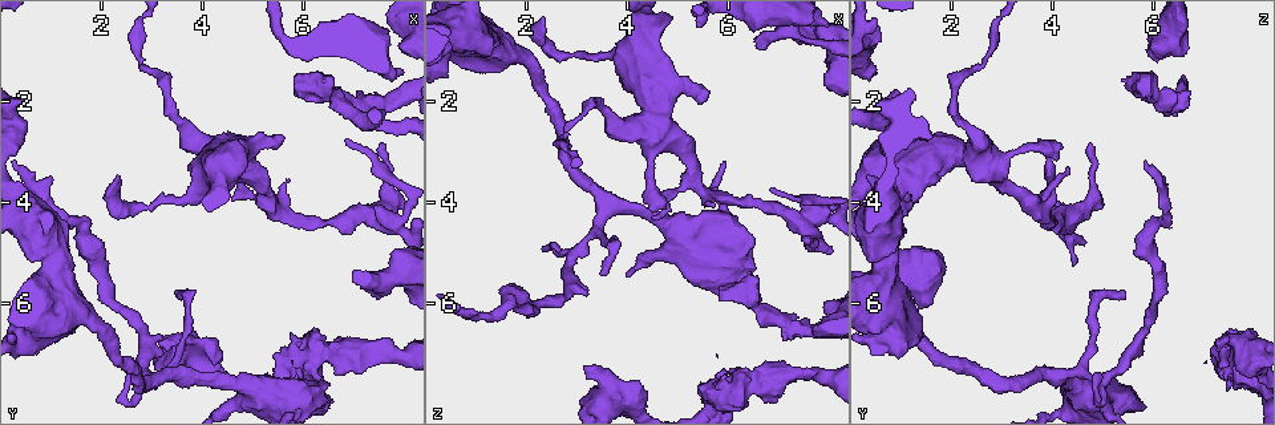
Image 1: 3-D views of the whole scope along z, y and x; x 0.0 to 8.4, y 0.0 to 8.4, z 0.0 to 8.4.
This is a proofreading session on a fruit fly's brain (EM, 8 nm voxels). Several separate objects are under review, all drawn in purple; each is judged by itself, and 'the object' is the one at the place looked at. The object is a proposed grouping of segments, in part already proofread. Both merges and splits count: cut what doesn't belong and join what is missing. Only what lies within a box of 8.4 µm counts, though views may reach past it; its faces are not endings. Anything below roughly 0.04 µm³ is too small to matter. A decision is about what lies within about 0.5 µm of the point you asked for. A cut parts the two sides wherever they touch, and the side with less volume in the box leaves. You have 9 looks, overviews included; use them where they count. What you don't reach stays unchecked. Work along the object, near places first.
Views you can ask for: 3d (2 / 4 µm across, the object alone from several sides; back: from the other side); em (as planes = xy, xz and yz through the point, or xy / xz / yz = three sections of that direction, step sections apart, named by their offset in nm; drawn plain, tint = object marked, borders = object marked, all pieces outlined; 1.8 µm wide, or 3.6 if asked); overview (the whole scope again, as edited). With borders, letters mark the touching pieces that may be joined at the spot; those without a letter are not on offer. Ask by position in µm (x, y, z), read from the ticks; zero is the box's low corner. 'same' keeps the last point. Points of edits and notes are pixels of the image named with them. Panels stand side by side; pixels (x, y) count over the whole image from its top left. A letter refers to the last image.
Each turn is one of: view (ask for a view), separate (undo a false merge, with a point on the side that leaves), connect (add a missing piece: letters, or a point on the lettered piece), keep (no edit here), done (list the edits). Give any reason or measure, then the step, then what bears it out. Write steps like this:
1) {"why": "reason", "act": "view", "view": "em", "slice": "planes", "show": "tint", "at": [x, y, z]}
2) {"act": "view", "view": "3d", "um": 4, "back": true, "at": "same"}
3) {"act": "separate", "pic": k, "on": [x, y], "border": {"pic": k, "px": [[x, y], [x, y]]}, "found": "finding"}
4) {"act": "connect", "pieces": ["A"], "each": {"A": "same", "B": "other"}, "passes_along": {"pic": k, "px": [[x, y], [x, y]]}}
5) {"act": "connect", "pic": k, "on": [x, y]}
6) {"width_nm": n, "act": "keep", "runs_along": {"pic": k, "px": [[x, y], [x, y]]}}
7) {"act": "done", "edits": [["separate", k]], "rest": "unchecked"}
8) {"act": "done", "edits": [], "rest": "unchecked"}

{"why": "branch stops here", "act": "view", "view": "3d", "um": 2, "at": [4.80, 3.10, 4.05]}

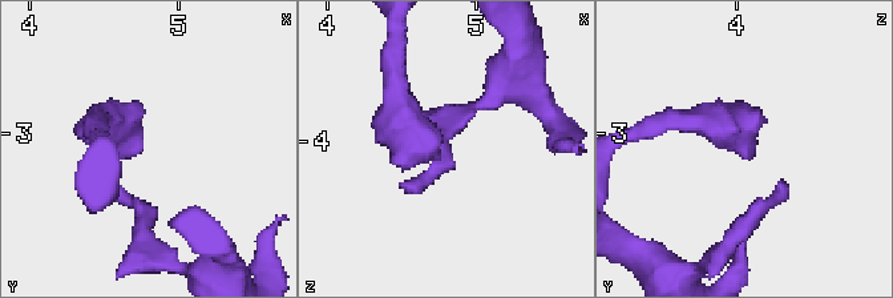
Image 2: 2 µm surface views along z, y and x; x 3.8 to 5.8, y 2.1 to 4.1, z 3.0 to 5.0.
{"why": "shape alone is not enough", "act": "view", "view": "em", "slice": "planes", "show": "borders", "at": [4.78, 3.08, 4.04]}

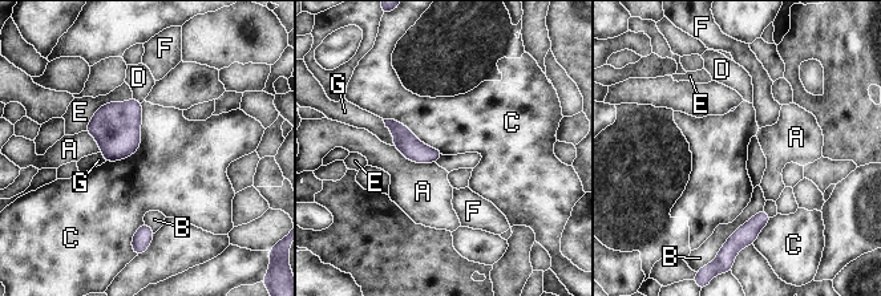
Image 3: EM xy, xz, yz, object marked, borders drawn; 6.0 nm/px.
{"width_nm": 130, "act": "keep", "each": {"A": "other", "B": "other", "C": "other", "D": "other", "E": "other", "F": "other", "G": "other"}, "border": {"pic": 3, "px": [[142, 102], [141, 145], [105, 162]]}, "found": "no lettered piece goes on from it"}

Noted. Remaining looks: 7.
{"why": "free end", "act": "view", "view": "em", "slice": "planes", "show": "tint", "at": [6.65, 1.75, 0.90]}

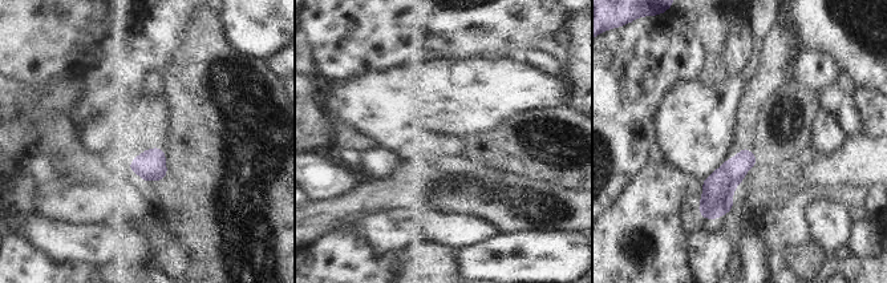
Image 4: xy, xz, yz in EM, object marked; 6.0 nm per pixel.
{"act": "view", "view": "em", "slice": "planes", "show": "borders", "at": "same"}

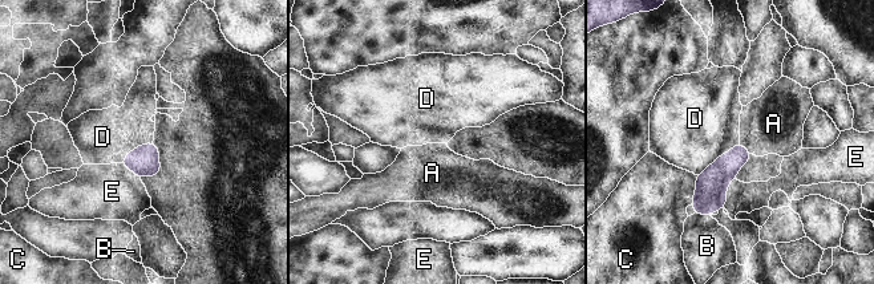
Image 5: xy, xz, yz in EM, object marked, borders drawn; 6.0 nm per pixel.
{"act": "keep", "each": {"A": "other", "B": "other", "C": "other", "D": "other", "E": "other"}, "found": "none of them fits"}

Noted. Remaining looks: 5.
{"why": "thick end", "act": "view", "view": "em", "um": 3.6, "slice": "xy", "step": 8, "show": "borders", "at": [5.80, 1.55, 5.90]}

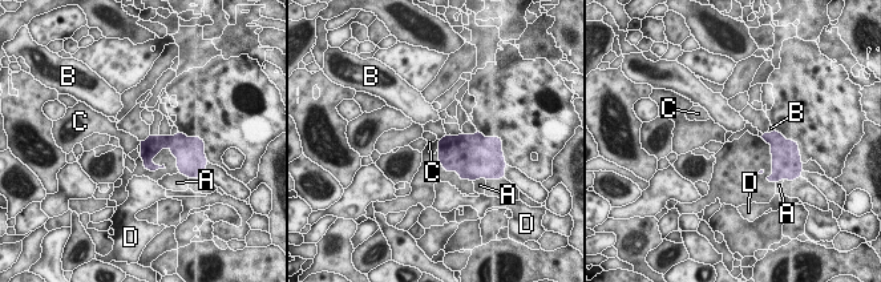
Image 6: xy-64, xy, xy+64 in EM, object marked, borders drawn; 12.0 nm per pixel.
{"act": "view", "view": "em", "um": 3.6, "slice": "planes", "show": "borders", "at": "same"}

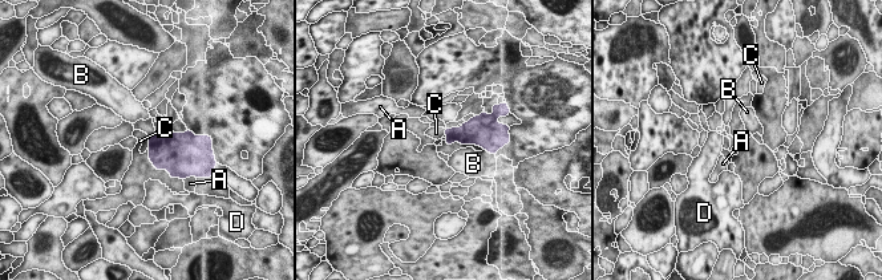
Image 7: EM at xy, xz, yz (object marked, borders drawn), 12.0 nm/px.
{"act": "keep", "each": {"A": "other", "B": "other", "C": "other", "D": "other"}, "border": {"pic": 7, "px": [[444, 129], [445, 134]]}, "found": "none of them fits"}

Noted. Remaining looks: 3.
{"why": "sharp bend", "act": "view", "view": "3d", "um": 4, "at": [3.70, 7.45, 4.05]}

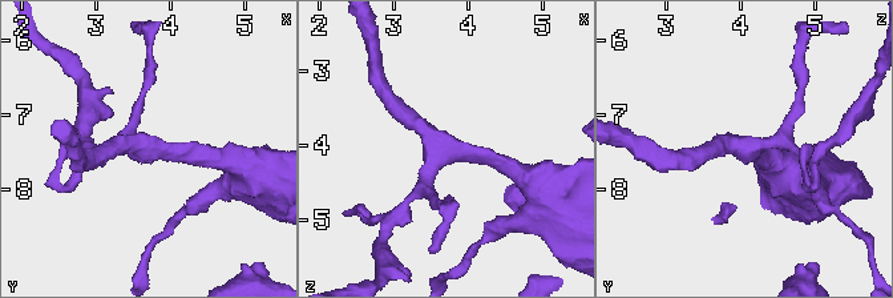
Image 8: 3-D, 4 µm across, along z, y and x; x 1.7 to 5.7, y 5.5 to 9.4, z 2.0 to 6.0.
{"arms": 4, "act": "view", "view": "em", "slice": "planes", "show": "borders", "at": [3.70, 7.50, 4.05]}

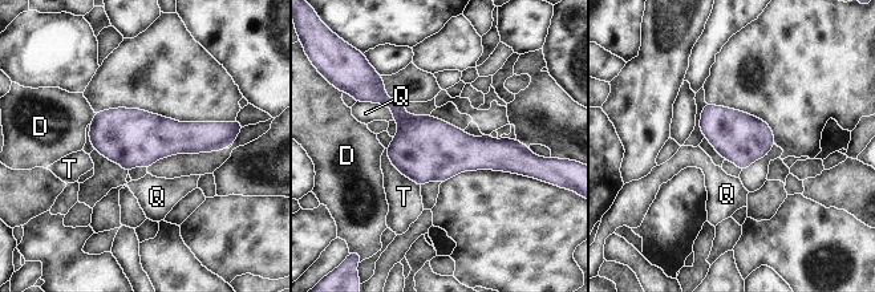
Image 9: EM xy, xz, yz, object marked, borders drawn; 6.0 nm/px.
{"act": "keep", "each": {"D": "other", "Q": "other", "T": "other"}, "border": {"pic": 9, "px": [[359, 101], [384, 104], [392, 120]]}, "found": "continuous, no second neuron"}

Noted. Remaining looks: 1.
{"act": "done", "edits": [], "rest": "unchecked"}

